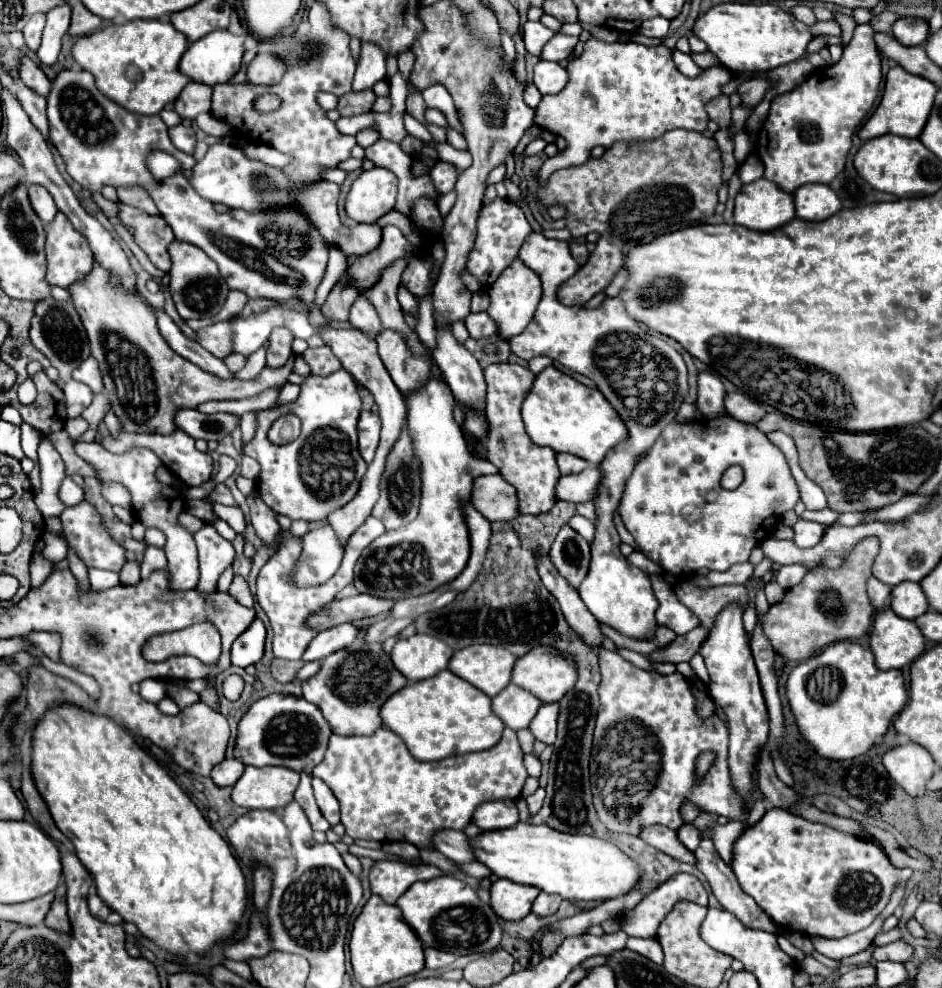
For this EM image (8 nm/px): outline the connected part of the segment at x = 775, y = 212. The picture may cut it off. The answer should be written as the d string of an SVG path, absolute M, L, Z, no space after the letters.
M766 178L744 184L736 196L734 222L750 230L776 230L790 222L794 216L794 194L780 190Z

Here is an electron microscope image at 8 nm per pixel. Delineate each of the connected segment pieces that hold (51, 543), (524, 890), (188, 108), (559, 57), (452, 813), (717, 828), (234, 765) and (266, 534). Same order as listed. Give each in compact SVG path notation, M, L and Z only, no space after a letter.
M44 532L44 536L46 536L46 548L44 548L42 556L56 566L66 558L66 544L62 538L54 538L52 532Z
M496 880L490 890L492 908L504 920L520 920L528 916L538 894L538 888L516 884L510 880Z
M190 82L174 100L174 110L188 120L196 118L200 112L210 112L210 106L212 106L212 88L198 82Z
M556 34L546 46L544 46L544 52L542 52L542 58L544 60L552 60L552 62L562 62L566 60L574 46L578 44L578 38L576 36L566 36L566 34Z
M382 726L370 736L332 734L326 756L312 770L312 774L322 778L338 798L340 814L342 814L340 822L346 826L346 834L352 836L354 840L362 838L362 840L376 840L376 842L410 842L418 848L432 848L430 840L436 830L442 828L464 830L464 826L472 818L472 812L482 802L502 800L502 798L516 800L528 778L522 758L524 752L518 744L516 732L506 728L502 740L488 750L448 756L438 762L420 762L408 752L406 744L396 732Z
M728 822L728 824L712 824L710 826L710 840L714 842L718 854L726 864L732 864L732 844L736 836L744 830L742 822Z
M236 758L224 760L220 762L214 770L212 770L212 780L216 786L226 788L226 786L234 786L236 780L242 776L244 772L244 764L240 764Z
M252 492L248 496L248 506L250 506L250 522L258 534L258 538L270 546L276 542L276 538L280 536L282 528L278 526L276 522L276 512L272 512L264 502L262 498L258 496L258 492Z

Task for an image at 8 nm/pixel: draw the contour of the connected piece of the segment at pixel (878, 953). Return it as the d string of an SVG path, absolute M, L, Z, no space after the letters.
M898 940L898 942L892 942L888 946L876 948L872 952L872 956L876 960L898 960L898 962L906 962L912 956L912 948L908 944L904 944L902 940Z

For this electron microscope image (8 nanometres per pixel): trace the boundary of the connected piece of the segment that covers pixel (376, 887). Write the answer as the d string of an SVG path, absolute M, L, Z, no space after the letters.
M376 862L370 872L370 888L384 902L396 904L396 900L418 880L430 880L444 874L436 866L408 866L402 862Z

